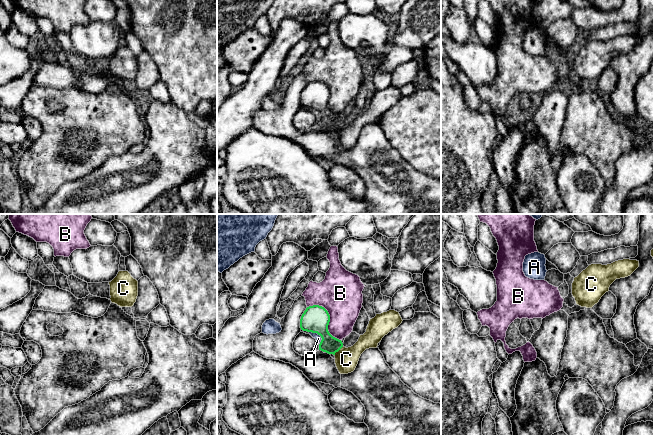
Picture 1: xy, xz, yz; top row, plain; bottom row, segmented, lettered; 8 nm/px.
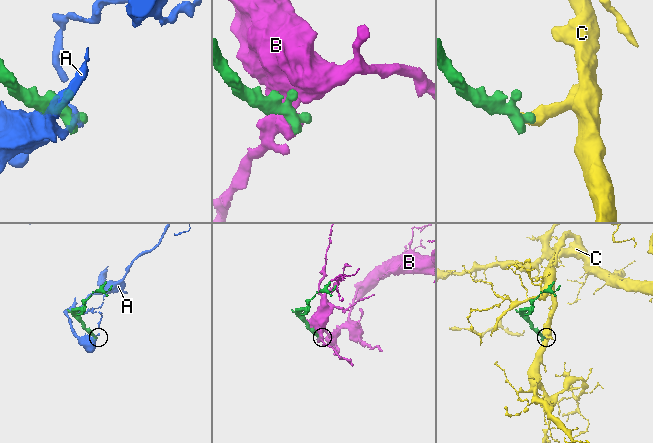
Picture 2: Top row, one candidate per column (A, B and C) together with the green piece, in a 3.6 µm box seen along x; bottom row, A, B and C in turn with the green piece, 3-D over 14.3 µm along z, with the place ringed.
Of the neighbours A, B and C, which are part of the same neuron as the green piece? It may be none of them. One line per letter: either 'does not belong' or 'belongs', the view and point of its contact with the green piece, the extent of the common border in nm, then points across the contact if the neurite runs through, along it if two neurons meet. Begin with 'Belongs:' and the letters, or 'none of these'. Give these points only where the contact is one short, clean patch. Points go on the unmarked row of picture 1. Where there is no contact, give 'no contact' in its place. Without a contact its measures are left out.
Belongs: C
A: does not belong | xz (319, 110) | 140 nm | along xz (309, 107), (316, 108), (320, 112), (321, 117), (319, 120)
B: does not belong | xz (329, 93) | 380 nm
C: belongs | xz (338, 126) | 110 nm | across xz (329, 120), (338, 126), (346, 135)

